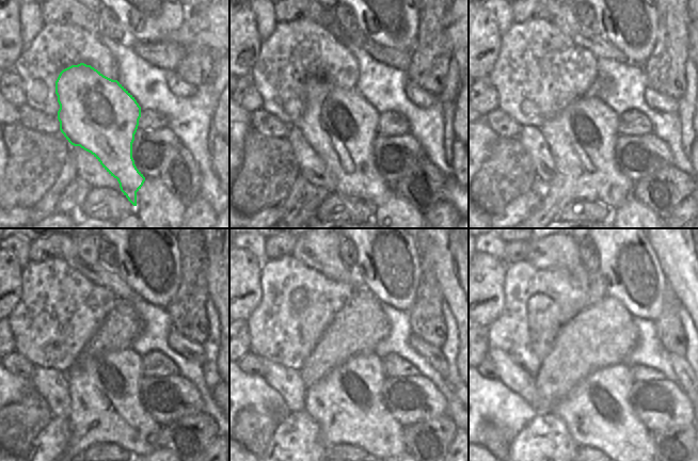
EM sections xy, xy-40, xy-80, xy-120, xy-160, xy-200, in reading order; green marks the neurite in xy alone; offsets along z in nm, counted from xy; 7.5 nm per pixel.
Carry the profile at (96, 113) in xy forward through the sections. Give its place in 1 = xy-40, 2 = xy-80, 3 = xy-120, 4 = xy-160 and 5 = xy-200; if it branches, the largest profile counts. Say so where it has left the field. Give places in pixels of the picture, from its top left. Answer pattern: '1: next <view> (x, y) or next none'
1: next xy-40 (339, 125)
2: next xy-80 (581, 138)
3: next xy-120 (106, 407)
4: next xy-160 (347, 404)
5: next xy-200 (597, 413)

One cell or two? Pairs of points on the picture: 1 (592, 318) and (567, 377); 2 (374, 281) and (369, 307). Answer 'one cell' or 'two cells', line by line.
1: one cell
2: two cells

